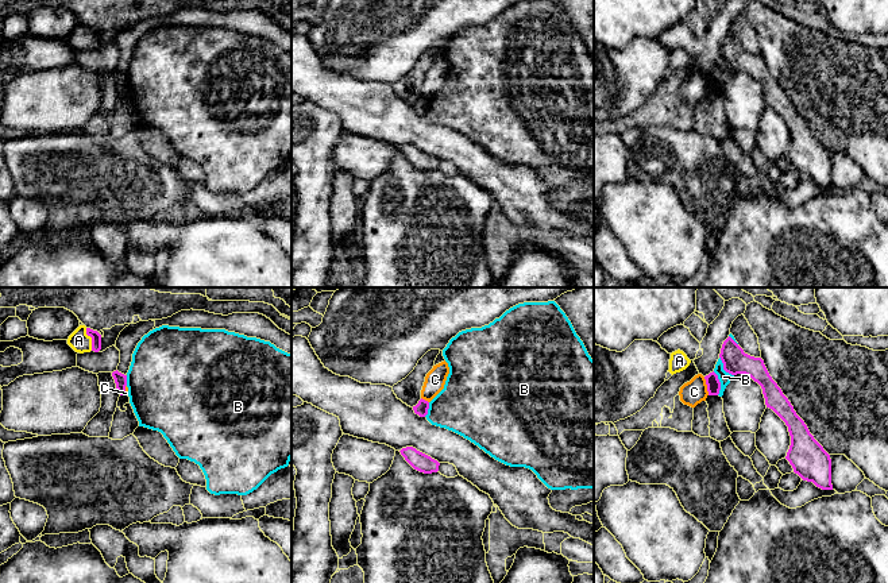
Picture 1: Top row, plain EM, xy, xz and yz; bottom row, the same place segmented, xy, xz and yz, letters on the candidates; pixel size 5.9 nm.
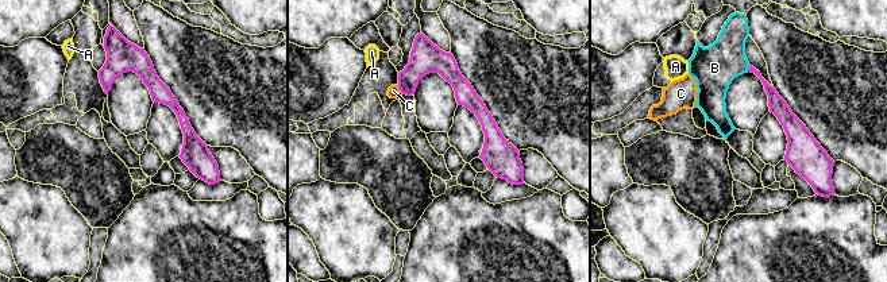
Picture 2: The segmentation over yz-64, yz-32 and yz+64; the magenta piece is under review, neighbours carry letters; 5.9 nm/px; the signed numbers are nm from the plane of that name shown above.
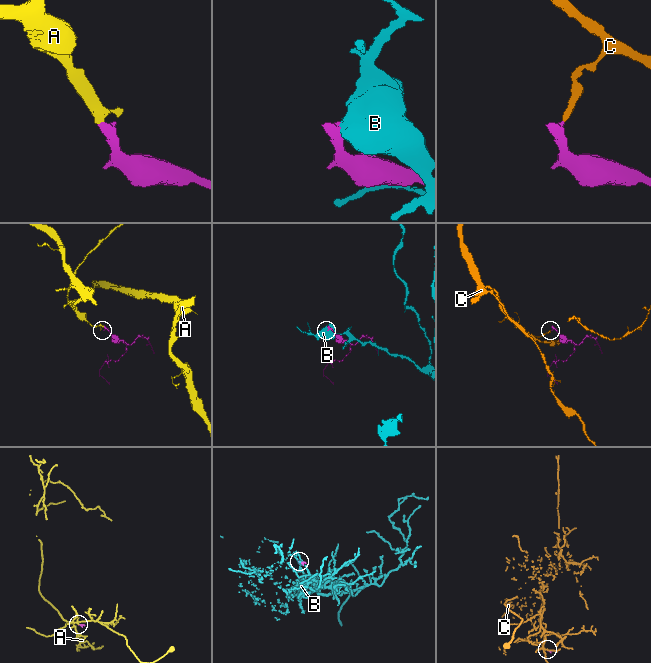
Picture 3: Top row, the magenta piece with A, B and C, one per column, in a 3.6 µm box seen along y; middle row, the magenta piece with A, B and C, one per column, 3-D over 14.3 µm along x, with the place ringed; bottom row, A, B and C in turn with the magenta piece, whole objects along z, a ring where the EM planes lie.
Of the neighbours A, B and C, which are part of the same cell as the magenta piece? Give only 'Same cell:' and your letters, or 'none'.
Same cell: A

